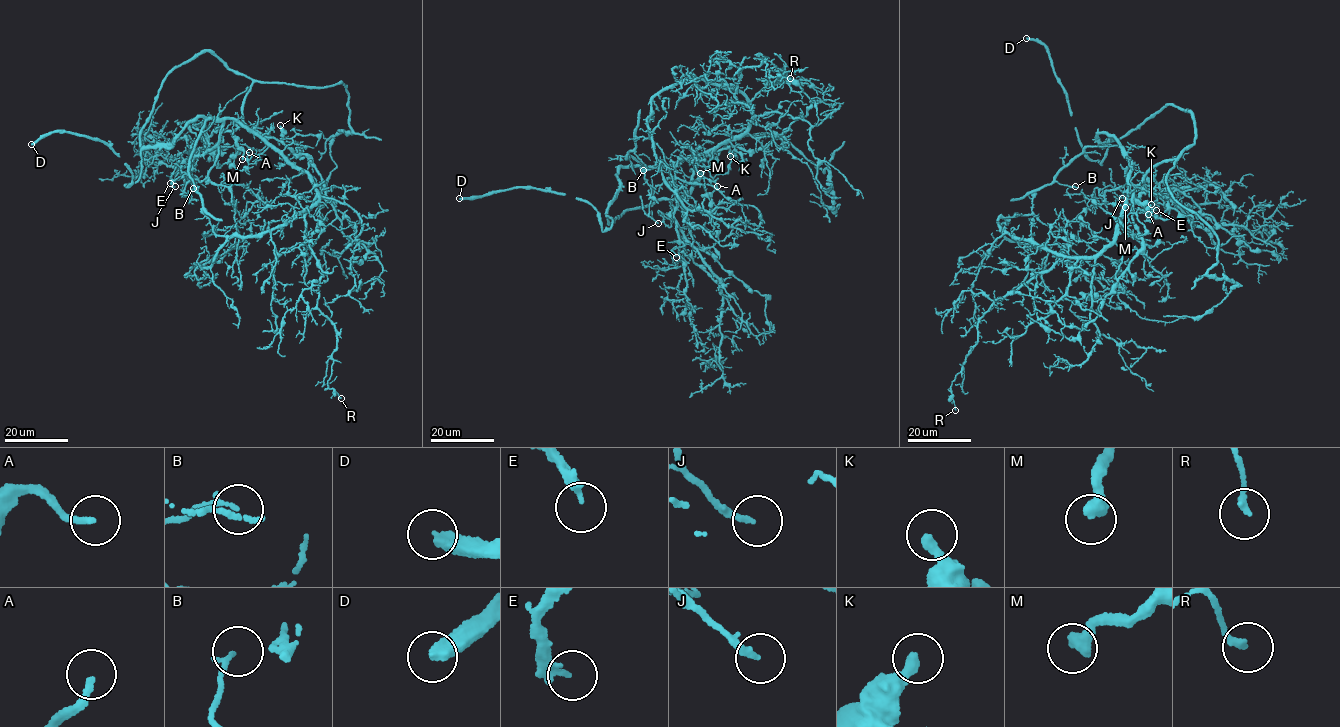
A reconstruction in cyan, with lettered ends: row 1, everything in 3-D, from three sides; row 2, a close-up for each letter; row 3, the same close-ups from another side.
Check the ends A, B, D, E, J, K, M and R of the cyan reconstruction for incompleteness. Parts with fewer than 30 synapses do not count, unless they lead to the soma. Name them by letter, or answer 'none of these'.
D, E, J, M

